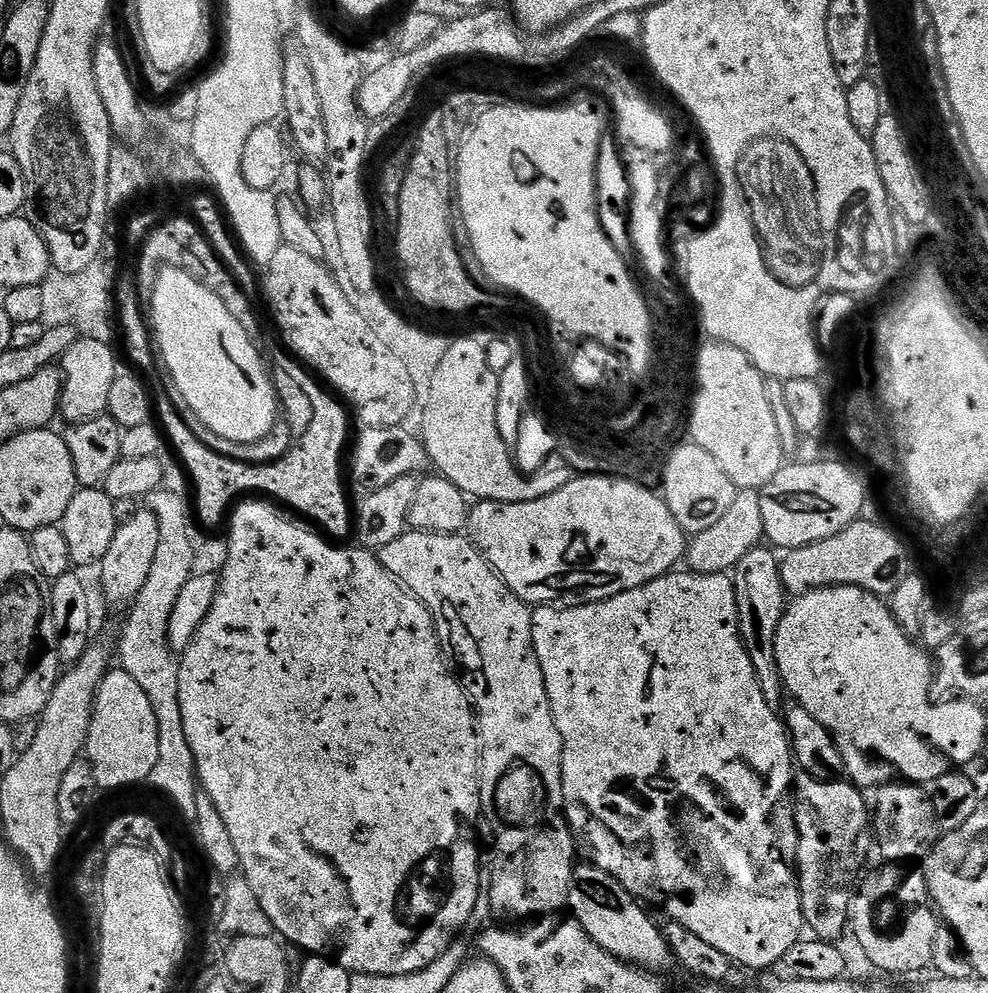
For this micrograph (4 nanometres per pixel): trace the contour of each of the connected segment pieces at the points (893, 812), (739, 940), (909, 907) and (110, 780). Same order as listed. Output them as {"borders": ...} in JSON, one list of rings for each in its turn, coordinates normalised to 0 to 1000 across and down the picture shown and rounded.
{"borders":[[[[922,788],[896,790],[886,799],[885,850],[899,868],[927,866],[939,861],[949,845],[943,803],[932,791]]],[[[681,574],[681,575],[679,575],[679,576],[677,576],[677,577],[676,577],[676,579],[674,579],[674,580],[671,580],[671,581],[670,581],[670,582],[666,582],[666,583],[665,583],[665,584],[663,584],[663,585],[662,585],[662,586],[654,586],[654,590],[646,590],[646,591],[645,591],[645,592],[643,592],[643,593],[642,593],[642,594],[634,594],[634,595],[633,595],[633,596],[631,596],[631,597],[630,597],[630,598],[626,598],[626,599],[624,599],[624,600],[618,600],[618,601],[617,601],[617,602],[613,602],[613,603],[612,603],[612,604],[606,604],[606,605],[605,605],[605,606],[601,606],[601,607],[600,607],[600,608],[585,608],[585,609],[582,609],[582,610],[547,610],[547,611],[544,611],[544,612],[543,612],[543,613],[541,613],[541,615],[539,615],[539,617],[538,617],[538,650],[539,650],[539,651],[540,651],[540,655],[541,655],[541,656],[543,656],[543,662],[544,662],[544,663],[545,663],[545,667],[546,667],[546,668],[547,668],[547,674],[548,674],[548,675],[549,675],[549,683],[550,683],[550,684],[551,684],[551,686],[552,686],[552,687],[553,687],[553,699],[554,699],[554,700],[555,700],[555,702],[556,702],[556,703],[557,703],[557,715],[558,715],[558,716],[559,716],[559,718],[560,718],[560,719],[561,719],[561,727],[562,727],[562,728],[563,728],[563,734],[564,734],[564,735],[565,735],[565,739],[569,739],[569,751],[570,751],[570,752],[571,752],[571,758],[570,758],[570,759],[569,759],[569,796],[570,796],[570,797],[571,797],[571,821],[572,821],[572,822],[574,822],[574,823],[575,823],[575,833],[576,833],[576,834],[578,834],[578,835],[579,835],[579,840],[580,840],[580,843],[582,843],[582,845],[583,845],[583,846],[584,846],[584,847],[585,847],[585,850],[586,850],[586,853],[587,853],[587,854],[588,854],[588,855],[590,855],[590,857],[591,857],[591,854],[592,854],[592,856],[593,856],[593,857],[595,857],[595,862],[594,862],[594,865],[595,865],[595,866],[596,866],[596,867],[598,867],[598,869],[600,869],[600,870],[602,870],[602,871],[603,871],[603,873],[605,873],[605,874],[608,874],[608,876],[609,876],[609,877],[610,877],[610,878],[612,878],[612,879],[613,879],[613,880],[617,880],[617,881],[618,881],[618,882],[619,882],[619,883],[621,883],[621,885],[623,885],[623,886],[624,886],[624,887],[626,887],[626,889],[627,889],[627,890],[629,890],[629,892],[630,892],[630,893],[631,893],[631,894],[632,894],[632,895],[633,895],[633,896],[634,896],[634,897],[636,897],[636,899],[637,899],[637,900],[638,900],[638,901],[640,901],[640,902],[642,902],[642,903],[644,903],[644,905],[645,905],[645,906],[647,906],[647,907],[649,907],[649,908],[655,908],[655,909],[656,909],[656,910],[657,910],[657,911],[660,911],[660,910],[665,910],[665,912],[666,912],[666,913],[668,913],[668,914],[672,914],[672,918],[673,918],[673,920],[674,920],[674,921],[672,921],[672,922],[673,922],[673,923],[675,923],[675,925],[676,925],[676,926],[677,926],[677,927],[684,927],[684,928],[686,928],[686,930],[689,930],[689,931],[690,931],[690,933],[694,933],[694,935],[695,935],[695,936],[696,936],[696,937],[698,937],[698,940],[700,940],[700,941],[706,941],[706,944],[709,944],[709,945],[711,945],[711,946],[712,946],[712,948],[714,948],[714,949],[715,949],[715,950],[716,950],[716,952],[720,952],[720,953],[723,953],[723,955],[724,955],[724,957],[729,957],[729,958],[730,958],[730,959],[731,959],[731,961],[733,961],[733,962],[734,962],[734,963],[735,963],[735,964],[737,964],[737,965],[738,965],[738,966],[739,966],[739,967],[741,967],[741,968],[742,968],[742,970],[744,970],[744,971],[745,971],[745,972],[748,972],[748,973],[749,973],[749,975],[751,975],[751,976],[753,976],[753,977],[759,977],[759,975],[773,975],[773,976],[769,976],[769,977],[777,977],[777,976],[780,976],[780,975],[777,975],[777,974],[779,974],[779,973],[780,973],[780,971],[785,971],[785,972],[788,972],[788,971],[789,971],[789,970],[790,970],[790,968],[793,968],[793,966],[794,966],[794,962],[795,962],[795,961],[796,961],[796,957],[800,957],[800,953],[804,953],[804,952],[805,952],[805,951],[807,951],[807,950],[808,950],[808,948],[809,948],[809,947],[810,947],[810,946],[812,946],[812,944],[813,944],[813,943],[814,943],[814,942],[815,942],[815,939],[816,939],[816,932],[815,932],[815,927],[814,927],[814,922],[813,922],[813,914],[812,914],[812,908],[811,908],[811,907],[810,907],[810,896],[809,896],[809,892],[808,892],[808,890],[807,890],[807,879],[806,879],[806,878],[805,878],[805,877],[803,877],[803,875],[802,875],[802,874],[801,874],[801,873],[799,873],[799,875],[798,875],[798,874],[797,874],[797,872],[796,872],[796,871],[794,871],[794,870],[798,870],[798,872],[802,872],[802,871],[805,871],[805,869],[806,869],[806,857],[807,857],[807,856],[808,856],[808,850],[809,850],[809,848],[810,848],[810,846],[809,846],[809,838],[808,838],[808,836],[807,836],[807,835],[806,835],[806,830],[805,830],[805,816],[804,816],[804,814],[803,814],[803,793],[804,793],[804,762],[803,762],[803,760],[802,760],[802,750],[801,750],[801,748],[800,748],[800,746],[799,746],[799,744],[798,744],[798,735],[797,735],[797,733],[795,733],[795,732],[794,732],[794,727],[793,727],[793,724],[790,724],[790,722],[789,722],[789,721],[788,721],[788,720],[787,720],[787,718],[786,718],[786,717],[784,717],[784,716],[783,716],[783,715],[779,715],[779,712],[778,712],[778,711],[776,711],[776,709],[775,709],[775,704],[774,704],[774,700],[773,700],[773,699],[771,699],[771,694],[770,694],[770,692],[769,692],[769,691],[767,691],[767,682],[766,682],[766,680],[765,680],[765,679],[764,679],[764,673],[765,673],[765,671],[766,671],[766,670],[767,670],[767,669],[766,669],[766,666],[765,666],[765,665],[764,665],[764,664],[763,664],[763,665],[761,665],[761,661],[760,661],[760,659],[761,659],[761,660],[762,660],[762,658],[761,658],[761,657],[760,657],[760,656],[758,656],[758,654],[757,654],[757,653],[756,653],[756,652],[754,652],[754,651],[753,651],[753,649],[752,649],[752,645],[751,645],[751,642],[750,642],[750,641],[749,641],[749,636],[748,636],[748,618],[747,618],[747,606],[745,606],[745,605],[744,605],[744,590],[743,590],[743,589],[742,589],[742,588],[741,588],[741,580],[740,580],[740,579],[737,579],[737,578],[734,578],[734,577],[706,577],[706,576],[701,576],[701,575],[699,575],[699,574],[691,574],[691,575],[692,575],[692,576],[688,576],[688,575],[689,575],[689,574]]],[[[911,872],[895,873],[899,874],[889,875],[884,882],[876,881],[872,889],[865,895],[861,906],[860,939],[866,942],[876,965],[885,974],[892,975],[895,979],[931,979],[942,972],[945,941],[949,934],[948,919],[939,911],[941,903],[935,879],[931,876],[914,878],[911,875],[914,873]]],[[[111,675],[106,679],[101,693],[97,696],[97,709],[93,713],[93,726],[89,736],[87,763],[93,768],[97,790],[118,791],[138,785],[147,778],[154,780],[151,773],[160,767],[160,723],[156,719],[156,711],[152,711],[152,703],[148,703],[144,691],[132,683],[124,675]]]]}

